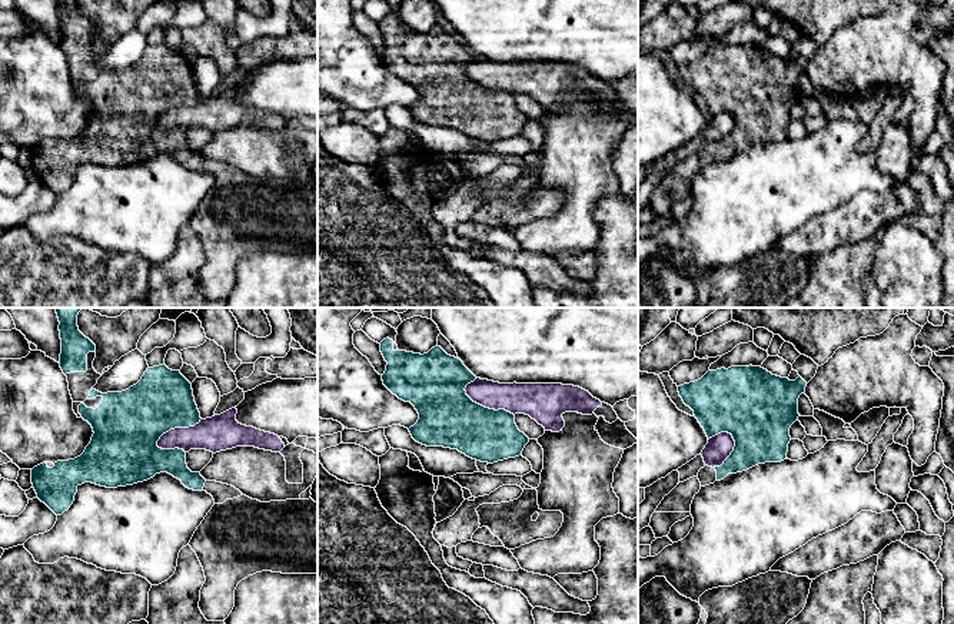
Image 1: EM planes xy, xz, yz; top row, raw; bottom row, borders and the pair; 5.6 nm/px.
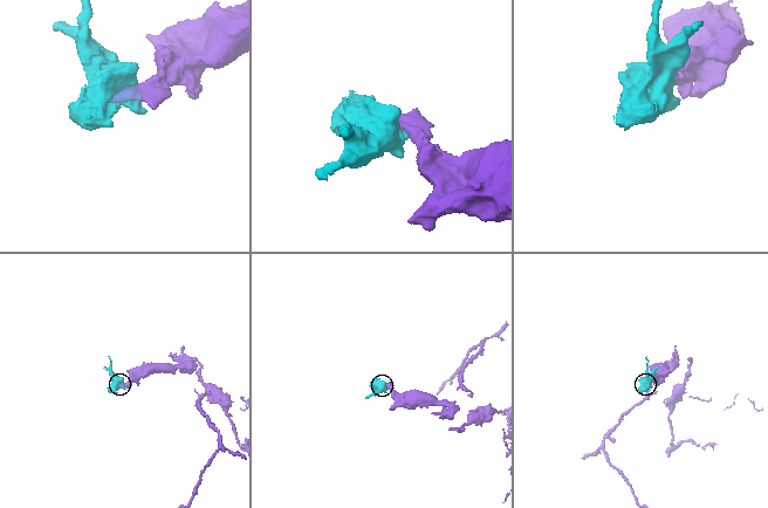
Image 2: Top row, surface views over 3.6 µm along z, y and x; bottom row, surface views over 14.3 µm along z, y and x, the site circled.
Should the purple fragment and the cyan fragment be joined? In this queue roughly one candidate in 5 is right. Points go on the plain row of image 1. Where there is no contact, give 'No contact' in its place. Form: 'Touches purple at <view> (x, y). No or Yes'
Touches purple at xy (176, 108). No

